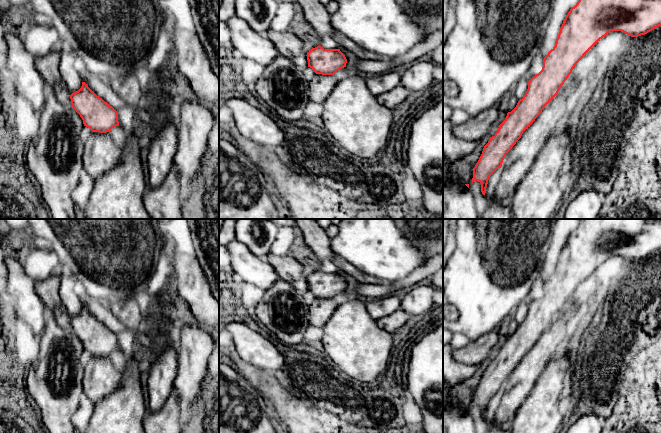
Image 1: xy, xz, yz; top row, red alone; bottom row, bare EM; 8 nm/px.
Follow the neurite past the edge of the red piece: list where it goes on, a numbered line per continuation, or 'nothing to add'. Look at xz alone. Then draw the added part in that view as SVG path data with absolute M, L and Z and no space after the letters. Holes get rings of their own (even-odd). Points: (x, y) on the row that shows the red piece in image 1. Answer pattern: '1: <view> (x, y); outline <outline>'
1: xz (321, 86); outline M315 74L310 81L309 100L323 103L334 90L338 81L334 75Z

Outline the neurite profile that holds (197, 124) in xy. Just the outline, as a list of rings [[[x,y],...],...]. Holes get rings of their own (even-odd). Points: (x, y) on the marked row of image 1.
[[[191,99],[180,100],[177,115],[179,117],[178,150],[174,157],[174,165],[182,185],[182,194],[185,194],[199,175],[207,177],[207,161],[211,150],[211,139],[217,128],[217,115],[208,107]]]

